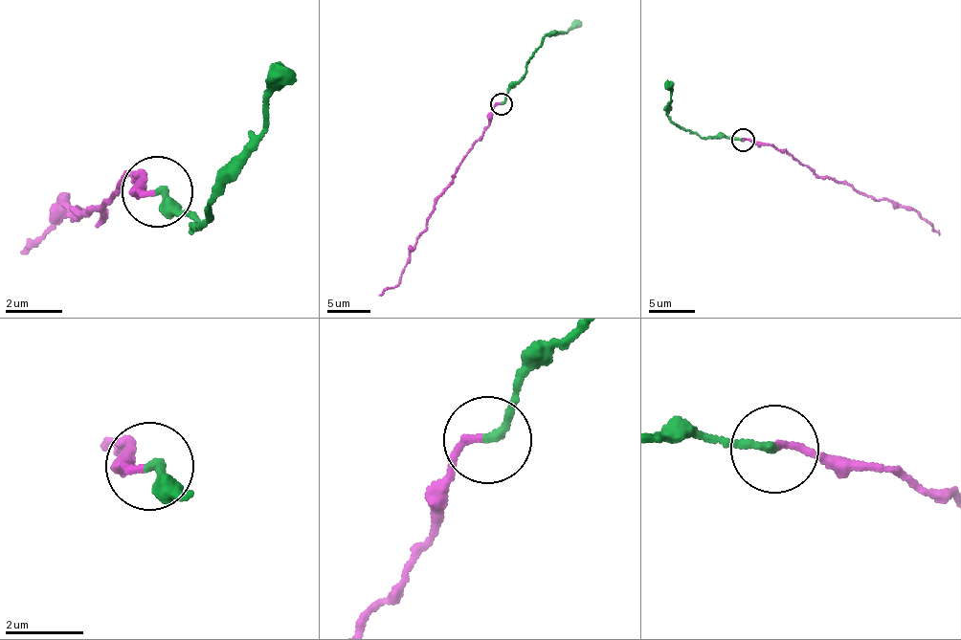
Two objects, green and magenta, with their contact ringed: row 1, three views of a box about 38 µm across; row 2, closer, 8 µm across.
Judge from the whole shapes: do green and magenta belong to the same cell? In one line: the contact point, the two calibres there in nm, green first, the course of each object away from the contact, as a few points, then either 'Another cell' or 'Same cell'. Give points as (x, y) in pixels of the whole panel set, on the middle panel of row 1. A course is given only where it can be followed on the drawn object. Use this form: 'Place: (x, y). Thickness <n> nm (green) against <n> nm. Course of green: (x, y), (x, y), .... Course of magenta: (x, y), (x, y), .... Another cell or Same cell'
Place: (501, 103). Thickness 200 nm (green) against 170 nm. Course of green: (502, 103), (506, 91), (525, 73), (525, 62), (550, 32), (566, 33), (569, 27), (581, 20). Course of magenta: (500, 103), (492, 112), (489, 126), (476, 141), (450, 187), (436, 199), (399, 283), (379, 295). Another cell

